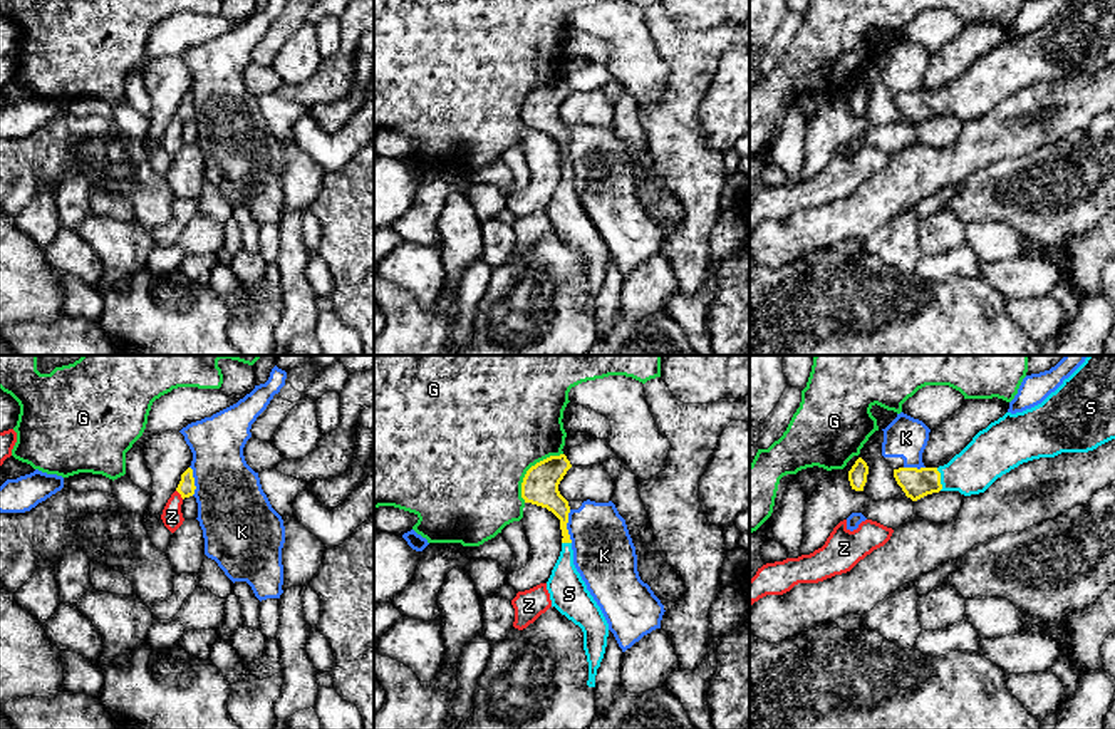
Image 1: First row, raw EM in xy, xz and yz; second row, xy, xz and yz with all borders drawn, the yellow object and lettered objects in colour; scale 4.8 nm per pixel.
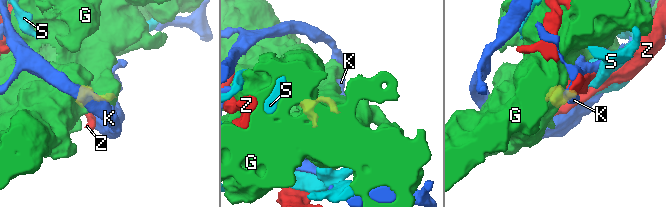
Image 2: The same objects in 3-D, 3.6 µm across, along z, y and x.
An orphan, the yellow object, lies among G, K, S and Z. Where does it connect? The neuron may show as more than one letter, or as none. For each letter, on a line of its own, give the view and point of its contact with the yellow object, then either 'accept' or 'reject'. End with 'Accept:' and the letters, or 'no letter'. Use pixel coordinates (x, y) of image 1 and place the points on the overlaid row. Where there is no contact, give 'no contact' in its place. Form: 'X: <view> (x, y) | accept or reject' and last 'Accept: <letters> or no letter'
G: xz (528, 470) | reject
K: xz (565, 527) | reject
S: yz (939, 480) | accept
Z: xy (180, 493) | reject
Accept: S

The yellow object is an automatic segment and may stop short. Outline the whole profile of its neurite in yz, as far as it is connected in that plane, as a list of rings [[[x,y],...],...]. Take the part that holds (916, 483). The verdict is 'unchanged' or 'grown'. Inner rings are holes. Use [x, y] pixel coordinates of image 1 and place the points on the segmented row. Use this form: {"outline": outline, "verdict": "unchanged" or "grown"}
{"outline": [[[1088,355],[1041,404],[1006,412],[939,468],[899,468],[894,478],[917,501],[939,491],[984,493],[1023,463],[1088,452],[1115,439],[1115,355]]], "verdict": "grown"}

